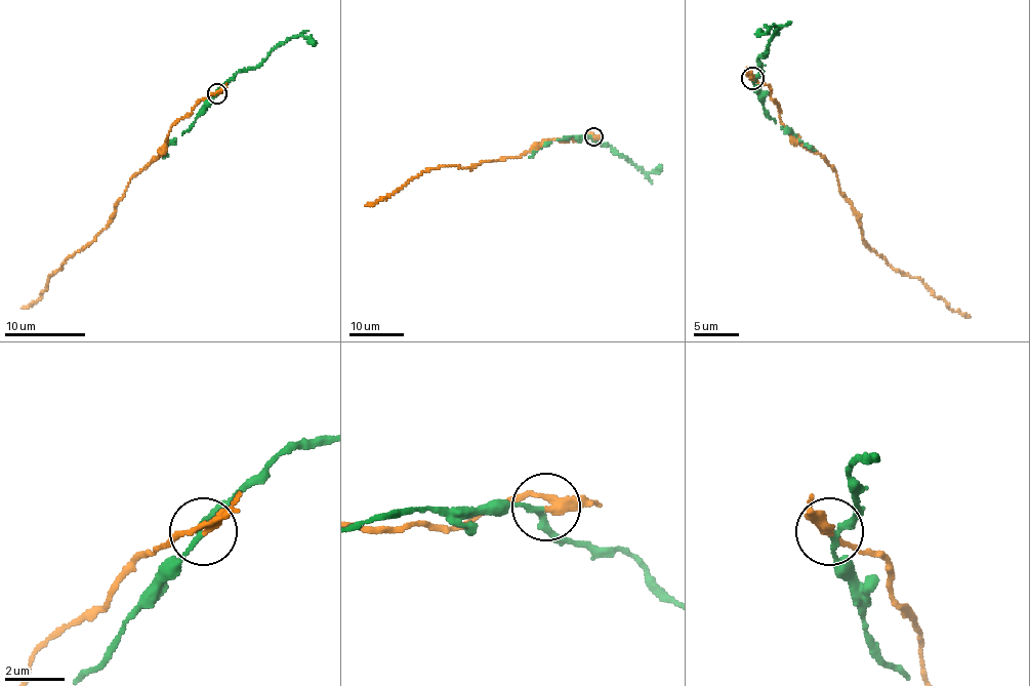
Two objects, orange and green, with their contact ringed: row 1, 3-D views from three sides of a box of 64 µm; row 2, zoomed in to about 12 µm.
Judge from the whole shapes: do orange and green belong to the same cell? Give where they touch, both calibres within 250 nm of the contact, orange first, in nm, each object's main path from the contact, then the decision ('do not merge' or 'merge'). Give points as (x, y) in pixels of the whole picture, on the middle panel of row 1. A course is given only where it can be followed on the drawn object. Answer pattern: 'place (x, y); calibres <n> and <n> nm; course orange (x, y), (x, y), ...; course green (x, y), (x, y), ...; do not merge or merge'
place (593, 136); calibres 220 and 180 nm; course orange (594, 136), (547, 138), (516, 158), (485, 160), (470, 167), (441, 166), (365, 204); course green (593, 136), (598, 143), (607, 144), (646, 173), (660, 167); do not merge

